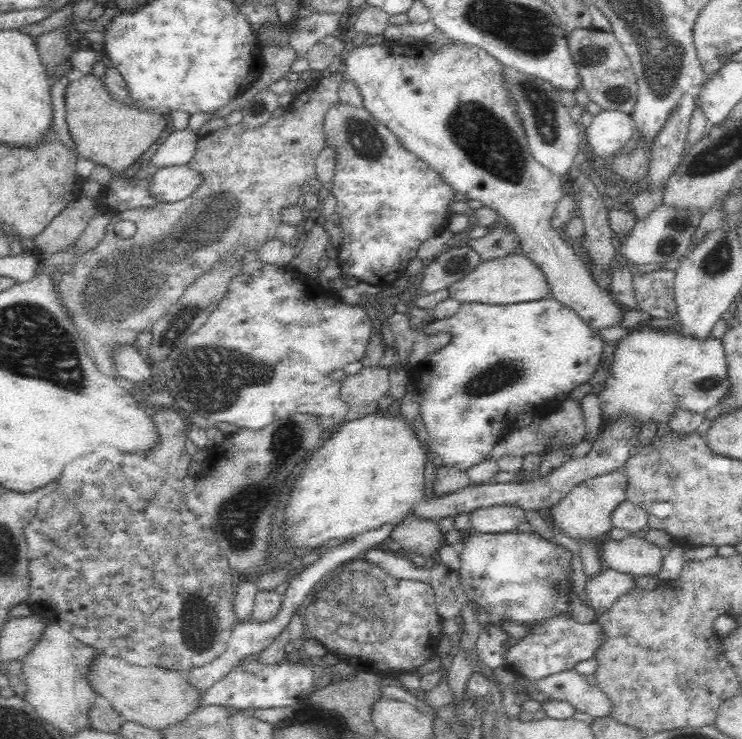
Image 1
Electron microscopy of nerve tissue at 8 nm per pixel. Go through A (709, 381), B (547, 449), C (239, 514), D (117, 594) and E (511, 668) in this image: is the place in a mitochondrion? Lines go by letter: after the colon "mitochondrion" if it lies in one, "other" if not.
A: mitochondrion
B: other
C: mitochondrion
D: mitochondrion
E: other

